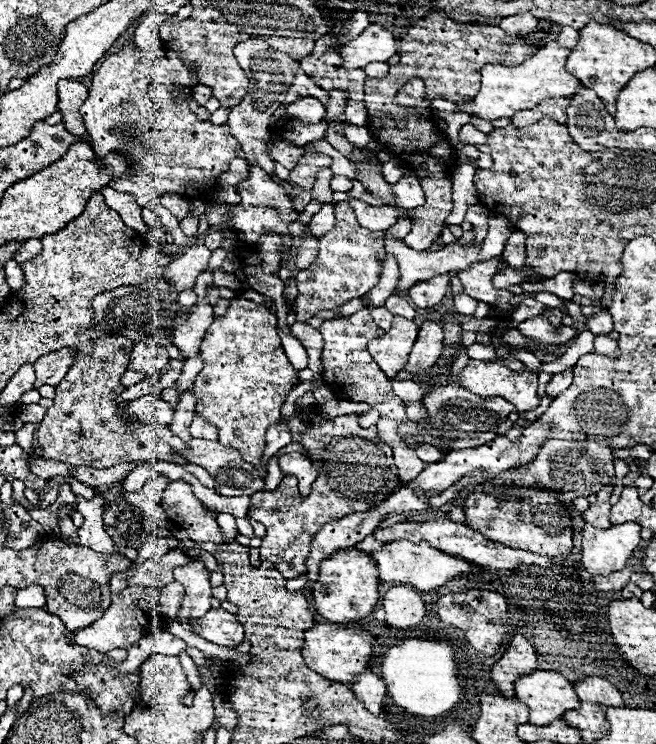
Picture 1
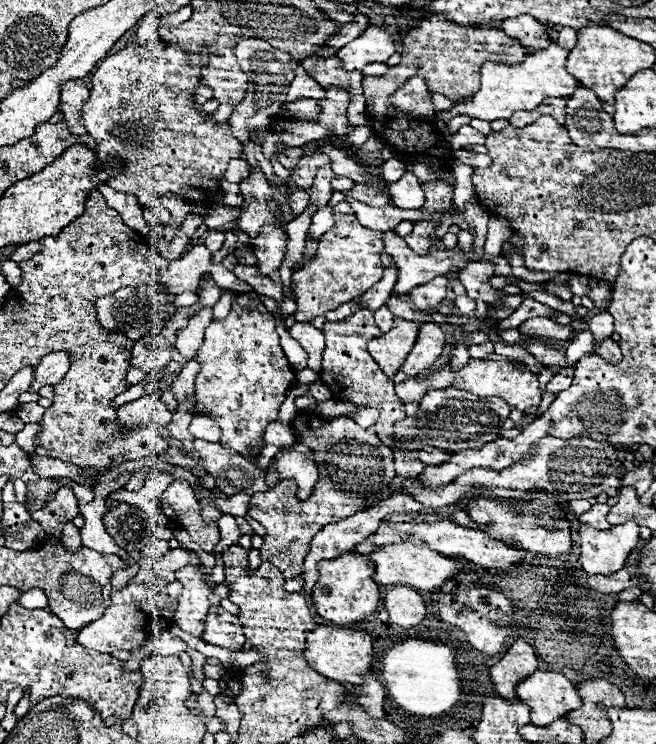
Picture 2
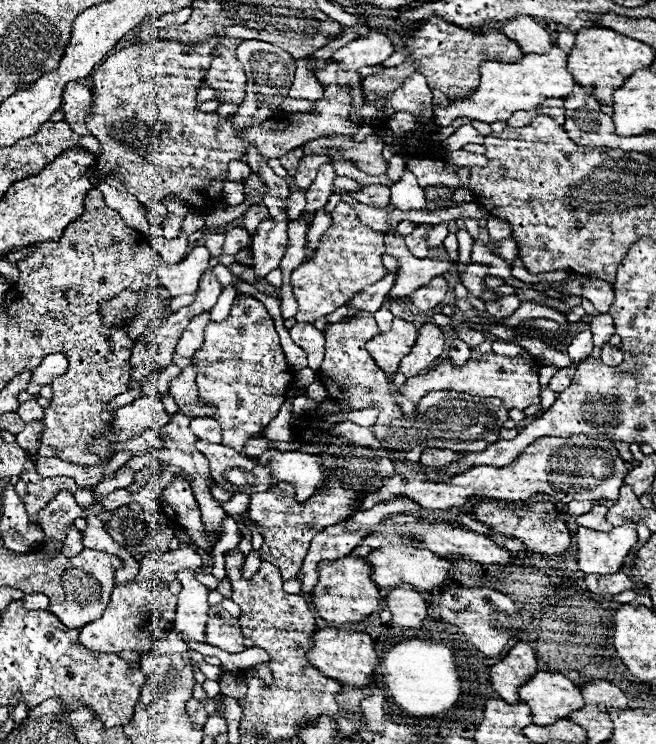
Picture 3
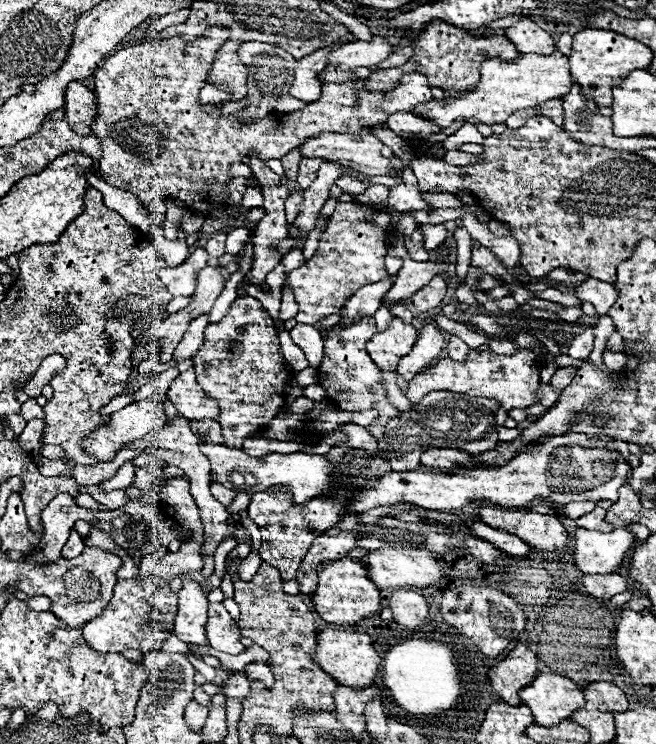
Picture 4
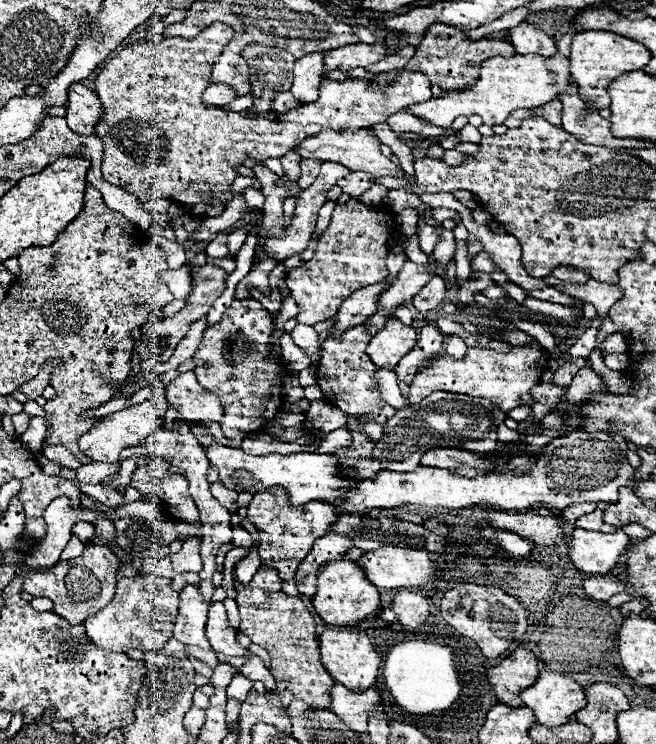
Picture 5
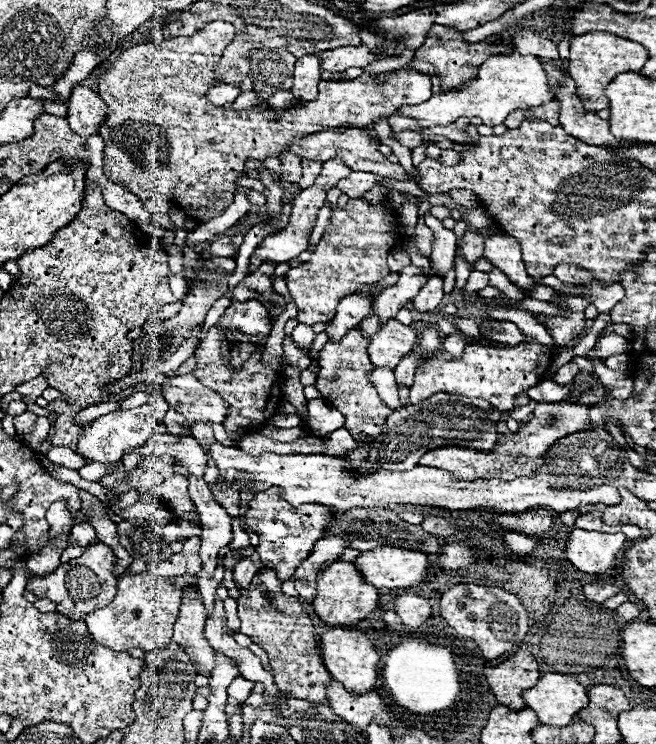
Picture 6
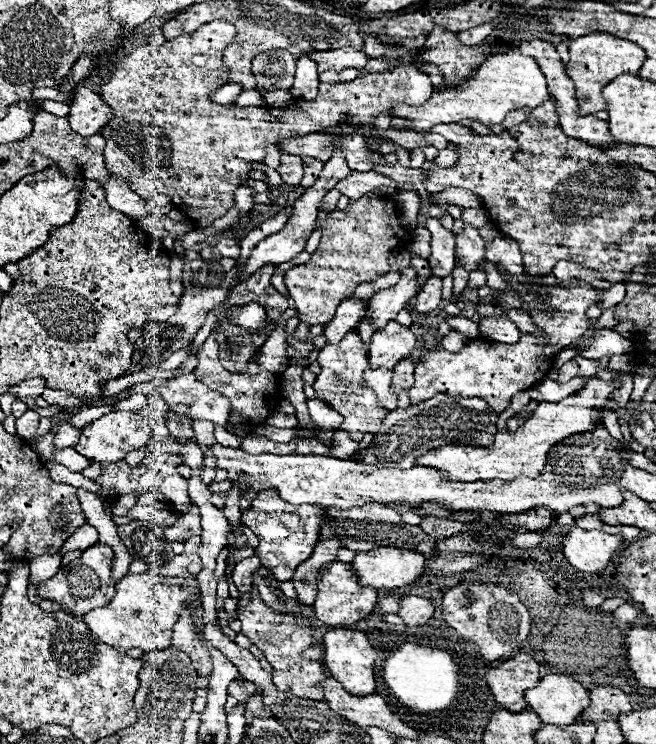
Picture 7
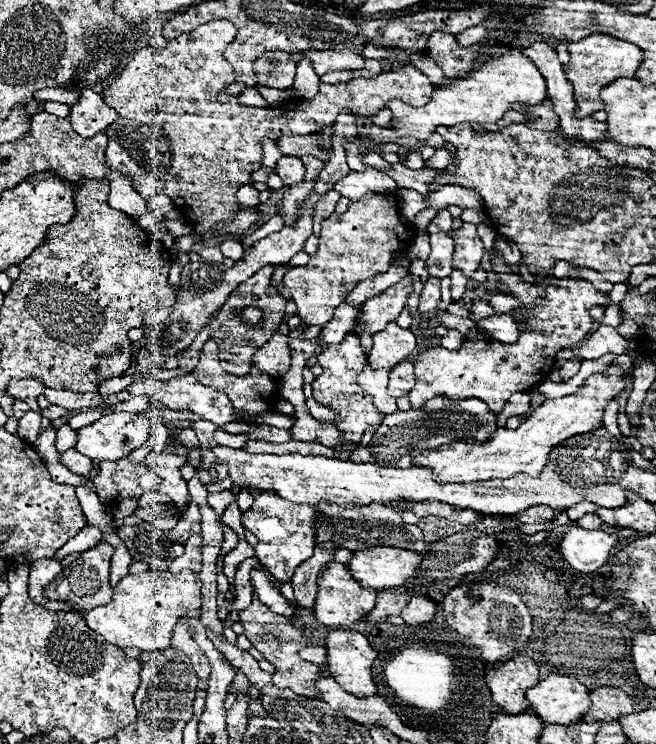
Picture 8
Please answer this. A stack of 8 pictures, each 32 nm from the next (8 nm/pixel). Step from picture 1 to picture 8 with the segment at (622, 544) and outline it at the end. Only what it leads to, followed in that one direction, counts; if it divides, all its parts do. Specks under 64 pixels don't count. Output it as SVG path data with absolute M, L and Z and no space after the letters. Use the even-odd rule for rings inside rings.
M572 526L560 544L562 558L578 572L596 572L610 560L610 552L616 548L620 536L606 534L602 530L584 530Z

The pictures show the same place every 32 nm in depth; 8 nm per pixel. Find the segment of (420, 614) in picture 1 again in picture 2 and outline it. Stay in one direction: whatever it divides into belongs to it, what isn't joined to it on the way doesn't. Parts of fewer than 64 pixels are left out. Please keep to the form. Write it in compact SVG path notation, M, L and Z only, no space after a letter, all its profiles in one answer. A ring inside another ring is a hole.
M394 586L384 596L384 608L388 610L388 624L410 628L418 626L426 616L426 604L422 596L408 586Z

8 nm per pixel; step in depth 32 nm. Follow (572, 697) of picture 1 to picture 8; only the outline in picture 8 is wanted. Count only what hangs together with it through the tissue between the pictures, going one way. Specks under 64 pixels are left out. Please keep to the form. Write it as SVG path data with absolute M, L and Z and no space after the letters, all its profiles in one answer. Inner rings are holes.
M548 674L526 692L532 710L546 724L576 724L590 708L588 688L572 676Z

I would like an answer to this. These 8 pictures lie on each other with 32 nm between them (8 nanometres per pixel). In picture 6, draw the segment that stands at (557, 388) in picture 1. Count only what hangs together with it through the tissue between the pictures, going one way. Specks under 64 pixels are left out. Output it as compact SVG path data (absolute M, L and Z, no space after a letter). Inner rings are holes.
M568 362L568 364L564 364L564 366L558 368L558 372L554 374L552 380L554 380L556 384L570 384L570 382L574 380L574 376L578 374L578 370L580 370L580 368L578 368L574 362Z

